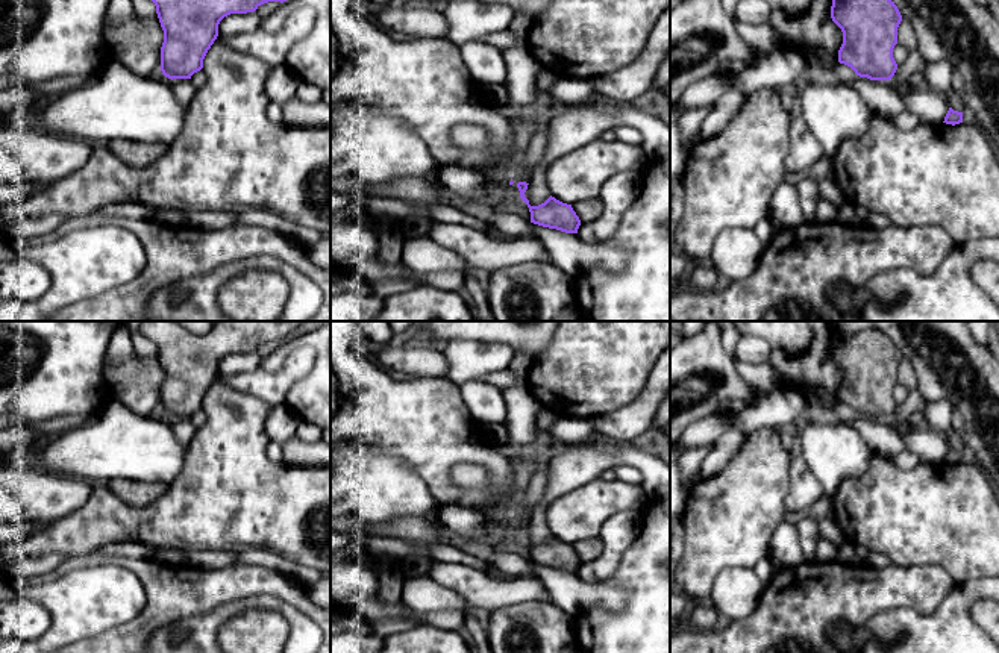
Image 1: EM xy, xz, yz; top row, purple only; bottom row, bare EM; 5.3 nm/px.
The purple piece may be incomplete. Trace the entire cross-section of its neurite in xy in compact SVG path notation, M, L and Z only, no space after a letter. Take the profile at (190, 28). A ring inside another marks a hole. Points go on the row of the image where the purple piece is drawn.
M152 0L156 6L156 14L161 23L161 27L164 30L164 42L161 47L161 71L165 77L168 79L191 79L191 76L197 71L200 71L203 68L203 59L208 53L208 50L211 48L211 45L214 44L214 41L218 36L218 24L220 21L230 15L230 14L247 14L247 12L255 12L261 5L268 3L268 2L287 2L287 0Z

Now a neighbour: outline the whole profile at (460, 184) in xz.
M509 158L485 173L456 164L440 165L429 180L444 192L447 202L493 200L508 189L512 173Z

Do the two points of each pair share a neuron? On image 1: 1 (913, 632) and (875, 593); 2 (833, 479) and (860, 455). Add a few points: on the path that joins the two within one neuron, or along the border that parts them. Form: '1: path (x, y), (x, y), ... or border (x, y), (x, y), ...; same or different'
1: border (926, 614), (893, 608), (873, 614), (864, 623); different
2: path (839, 473), (854, 458); same

